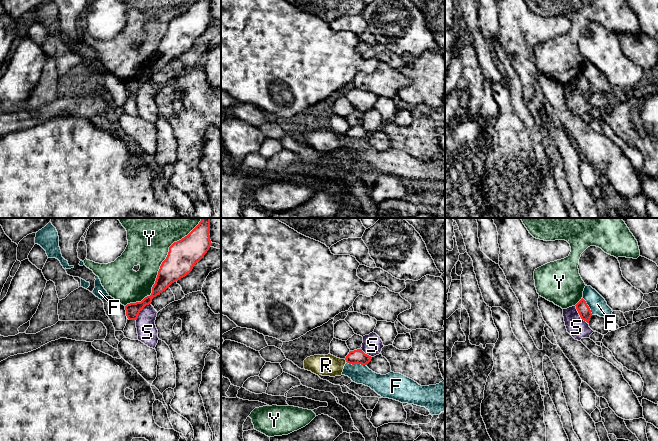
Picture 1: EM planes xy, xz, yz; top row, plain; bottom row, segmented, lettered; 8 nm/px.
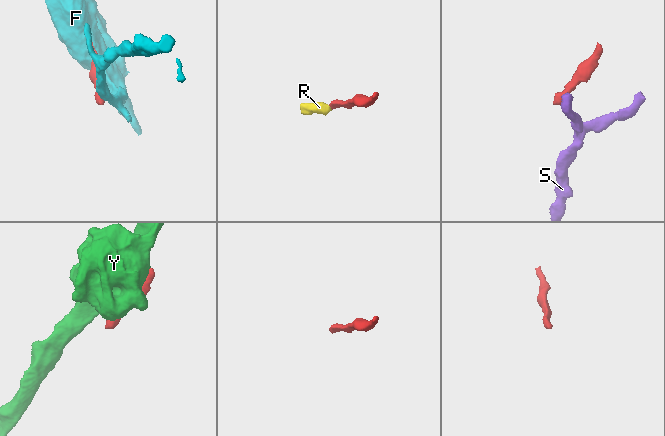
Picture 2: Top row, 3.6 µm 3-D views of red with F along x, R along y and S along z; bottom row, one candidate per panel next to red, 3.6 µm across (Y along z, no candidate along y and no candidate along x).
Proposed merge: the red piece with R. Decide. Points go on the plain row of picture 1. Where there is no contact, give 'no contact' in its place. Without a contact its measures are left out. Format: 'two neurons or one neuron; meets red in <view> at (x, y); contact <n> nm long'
one neuron; meets red in xz at (345, 135); contact 30 nm long

